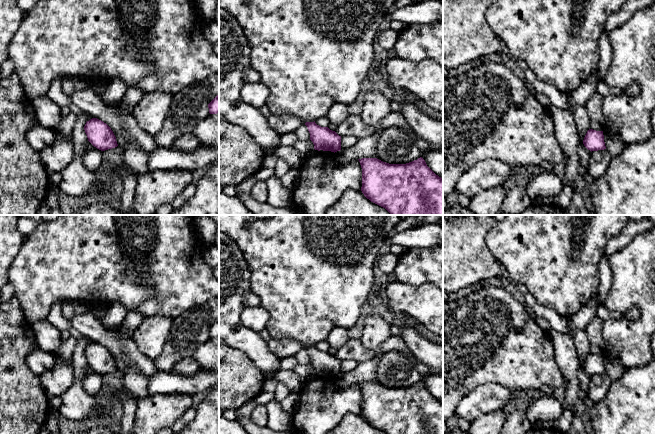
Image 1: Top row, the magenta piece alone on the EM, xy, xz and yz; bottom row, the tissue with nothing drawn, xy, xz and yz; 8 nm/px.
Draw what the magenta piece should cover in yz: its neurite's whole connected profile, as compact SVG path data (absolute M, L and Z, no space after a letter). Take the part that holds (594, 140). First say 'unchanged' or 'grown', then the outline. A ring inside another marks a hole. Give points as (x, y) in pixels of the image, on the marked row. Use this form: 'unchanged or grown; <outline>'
unchanged; M589 129L584 137L583 144L591 152L606 149L603 131Z

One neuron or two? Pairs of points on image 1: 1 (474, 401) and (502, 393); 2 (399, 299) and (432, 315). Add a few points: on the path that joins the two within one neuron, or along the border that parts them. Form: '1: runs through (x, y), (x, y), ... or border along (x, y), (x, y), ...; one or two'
1: runs through (481, 401), (495, 397); one
2: runs through (407, 299), (417, 301), (424, 307); one

